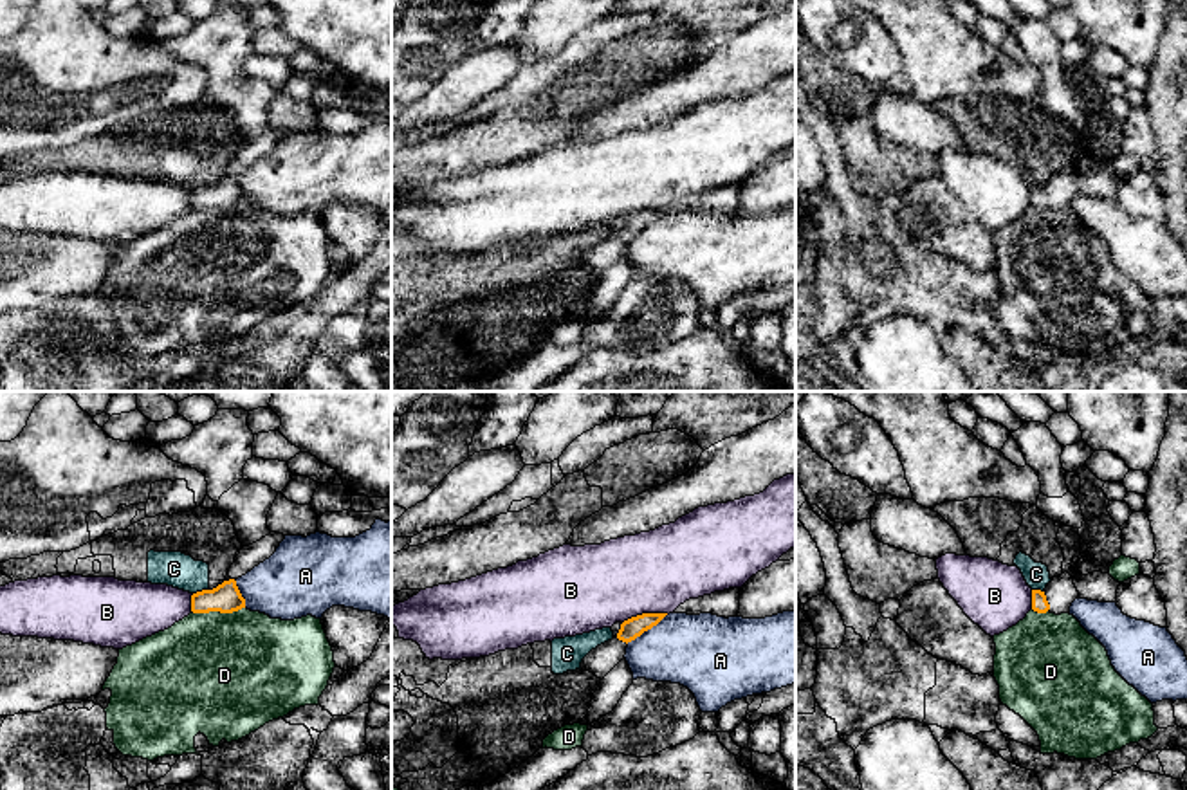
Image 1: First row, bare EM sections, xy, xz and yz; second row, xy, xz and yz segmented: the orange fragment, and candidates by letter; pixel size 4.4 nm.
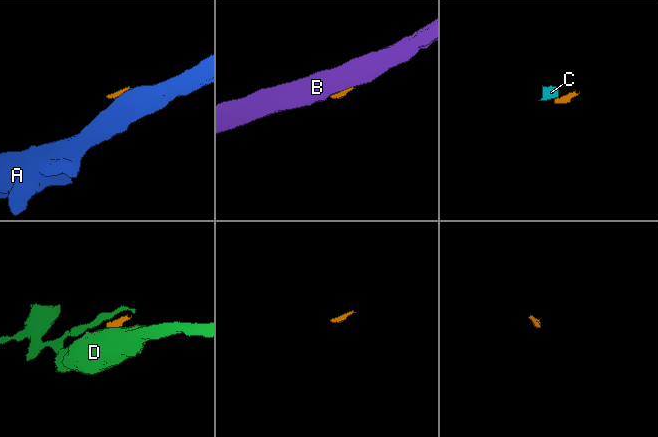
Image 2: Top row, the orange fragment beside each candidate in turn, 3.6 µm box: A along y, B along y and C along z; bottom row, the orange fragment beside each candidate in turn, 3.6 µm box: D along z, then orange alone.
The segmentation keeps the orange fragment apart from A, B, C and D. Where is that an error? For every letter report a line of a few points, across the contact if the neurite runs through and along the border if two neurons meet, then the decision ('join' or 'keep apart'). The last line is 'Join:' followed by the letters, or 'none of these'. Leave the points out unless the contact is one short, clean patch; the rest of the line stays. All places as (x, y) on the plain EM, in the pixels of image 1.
A: xz (666, 210), (626, 238) | keep apart
B: xz (668, 210), (637, 210), (623, 219) | keep apart
C: xy (208, 184), (193, 190) | keep apart
D: xy (226, 193), (217, 206), (213, 262) | join
Join: D

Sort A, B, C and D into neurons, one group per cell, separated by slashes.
A / B / C / D

